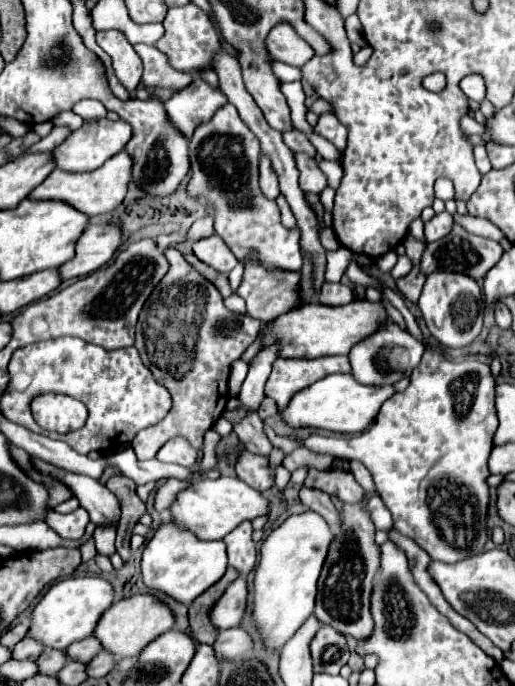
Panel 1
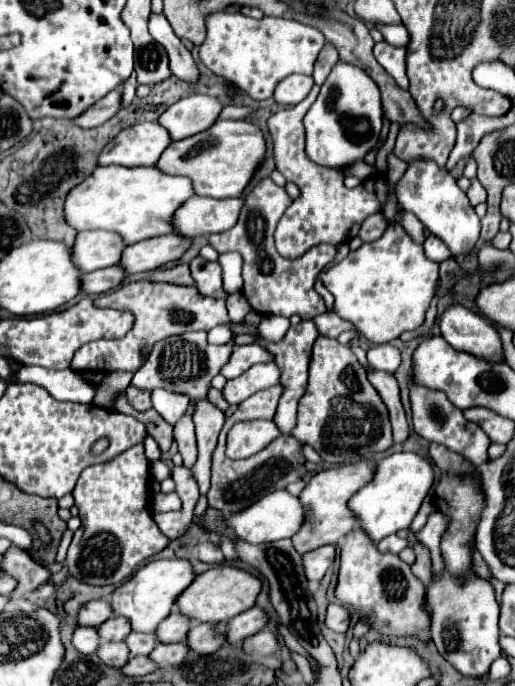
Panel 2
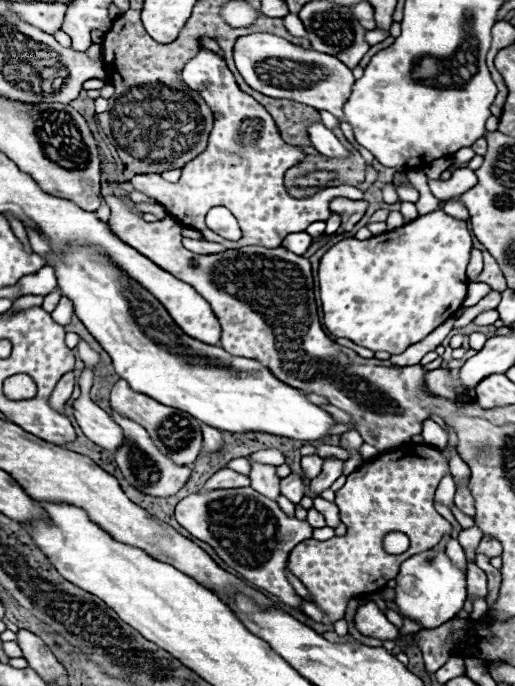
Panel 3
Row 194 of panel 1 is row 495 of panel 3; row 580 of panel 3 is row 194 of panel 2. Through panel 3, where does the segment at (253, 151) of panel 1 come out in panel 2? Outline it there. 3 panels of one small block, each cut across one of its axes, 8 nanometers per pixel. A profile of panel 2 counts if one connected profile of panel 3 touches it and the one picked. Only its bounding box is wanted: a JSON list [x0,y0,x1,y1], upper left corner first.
[208,178,336,320]

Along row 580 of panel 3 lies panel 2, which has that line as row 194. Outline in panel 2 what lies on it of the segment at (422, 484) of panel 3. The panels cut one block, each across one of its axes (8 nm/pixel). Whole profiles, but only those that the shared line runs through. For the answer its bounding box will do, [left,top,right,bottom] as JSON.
[268,86,388,258]

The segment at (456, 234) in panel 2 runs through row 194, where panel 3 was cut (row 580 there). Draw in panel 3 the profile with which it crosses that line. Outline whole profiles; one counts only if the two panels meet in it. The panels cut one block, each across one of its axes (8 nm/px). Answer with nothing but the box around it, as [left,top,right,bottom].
[396,550,466,628]

